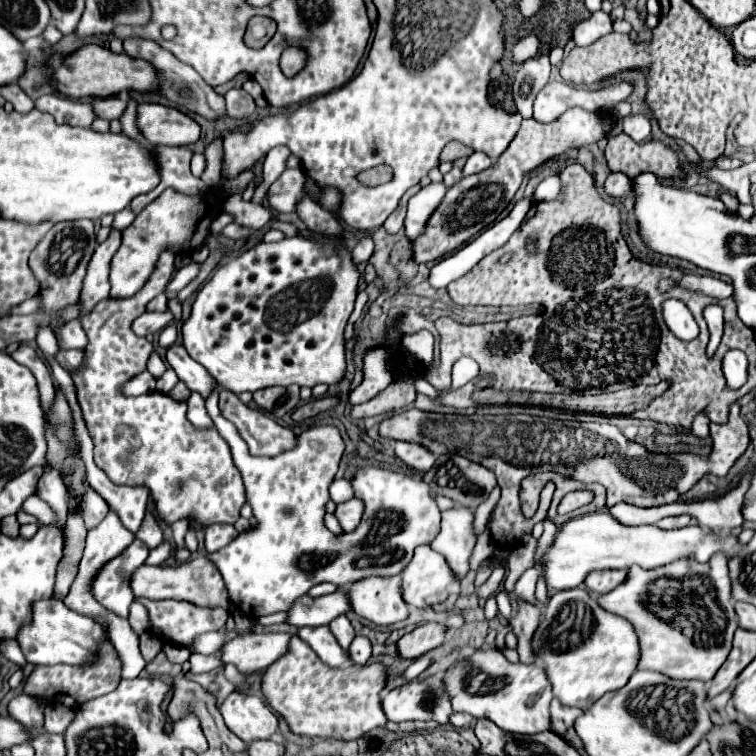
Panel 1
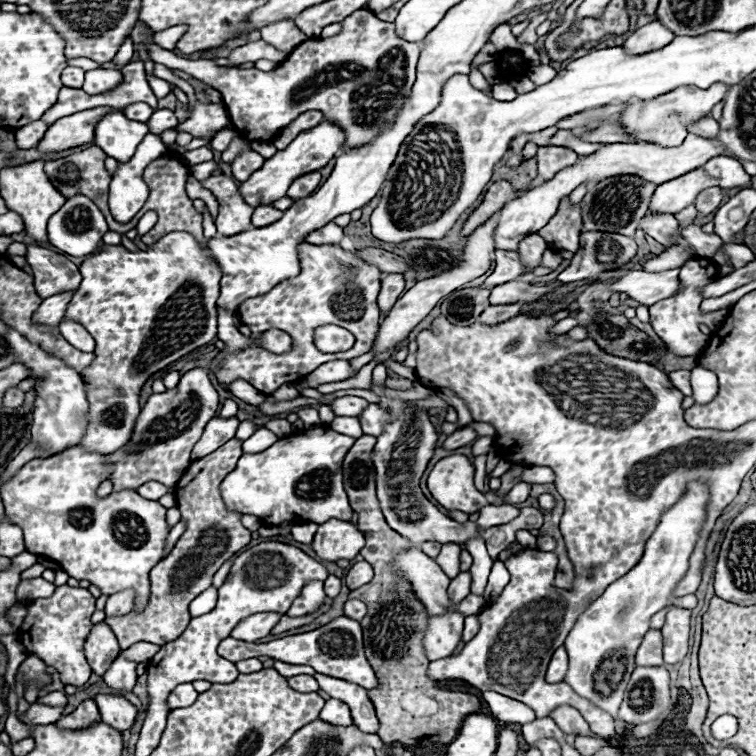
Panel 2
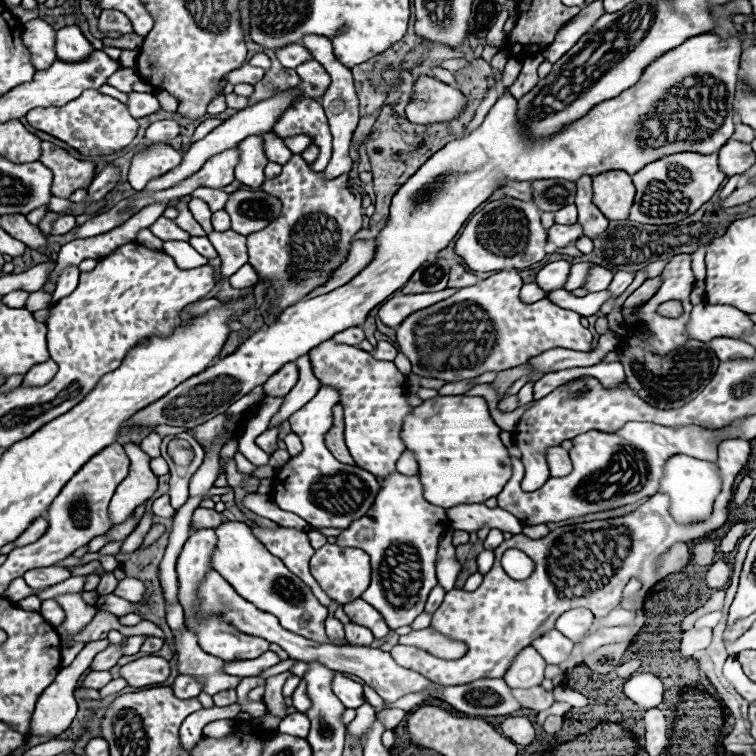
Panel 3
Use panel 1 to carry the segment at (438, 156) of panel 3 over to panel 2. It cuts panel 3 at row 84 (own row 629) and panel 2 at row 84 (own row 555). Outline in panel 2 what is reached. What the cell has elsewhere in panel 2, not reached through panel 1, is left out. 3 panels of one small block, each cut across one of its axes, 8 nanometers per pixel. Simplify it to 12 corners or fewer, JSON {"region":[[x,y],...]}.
{"region":[[724,84],[682,86],[632,102],[620,116],[628,132],[676,146],[684,124],[708,116]]}

